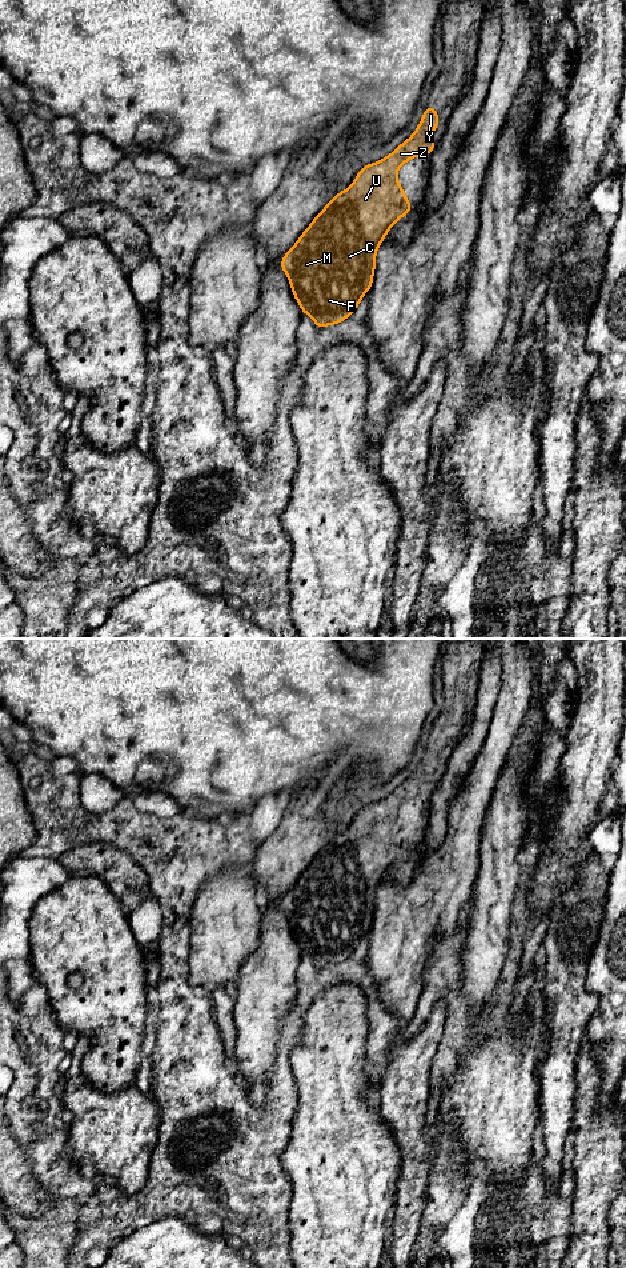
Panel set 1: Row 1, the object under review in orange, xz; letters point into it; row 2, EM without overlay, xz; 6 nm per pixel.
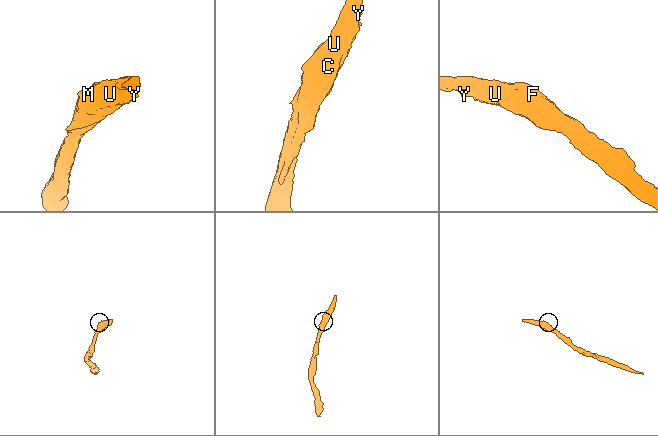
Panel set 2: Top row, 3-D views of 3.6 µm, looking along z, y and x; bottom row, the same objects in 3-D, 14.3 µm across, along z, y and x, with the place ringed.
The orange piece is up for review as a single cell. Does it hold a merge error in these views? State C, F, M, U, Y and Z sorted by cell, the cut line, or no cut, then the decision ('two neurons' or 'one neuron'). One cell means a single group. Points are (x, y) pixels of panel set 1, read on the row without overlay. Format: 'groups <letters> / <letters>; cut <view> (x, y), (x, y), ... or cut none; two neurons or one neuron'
groups C F M U Y Z; cut none; one neuron

